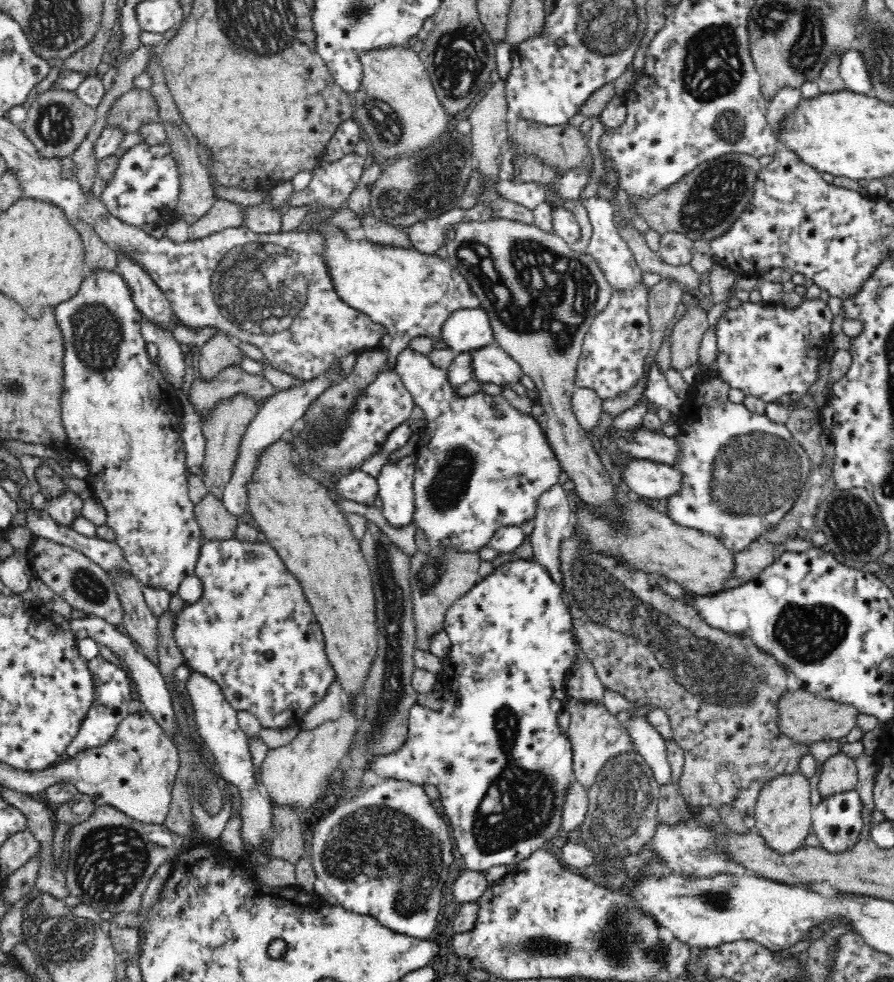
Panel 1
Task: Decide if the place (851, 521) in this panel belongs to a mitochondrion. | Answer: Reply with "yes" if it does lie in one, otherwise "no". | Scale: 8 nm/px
yes

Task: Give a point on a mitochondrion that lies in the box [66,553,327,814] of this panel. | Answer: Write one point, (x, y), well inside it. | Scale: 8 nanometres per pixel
(86, 584)

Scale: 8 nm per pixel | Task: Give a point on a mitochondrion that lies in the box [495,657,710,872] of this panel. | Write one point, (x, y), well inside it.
(623, 804)

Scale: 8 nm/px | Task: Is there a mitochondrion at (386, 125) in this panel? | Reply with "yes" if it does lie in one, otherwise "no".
yes

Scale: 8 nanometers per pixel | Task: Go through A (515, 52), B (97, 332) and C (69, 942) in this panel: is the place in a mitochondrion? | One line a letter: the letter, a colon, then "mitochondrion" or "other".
A: other
B: mitochondrion
C: mitochondrion

